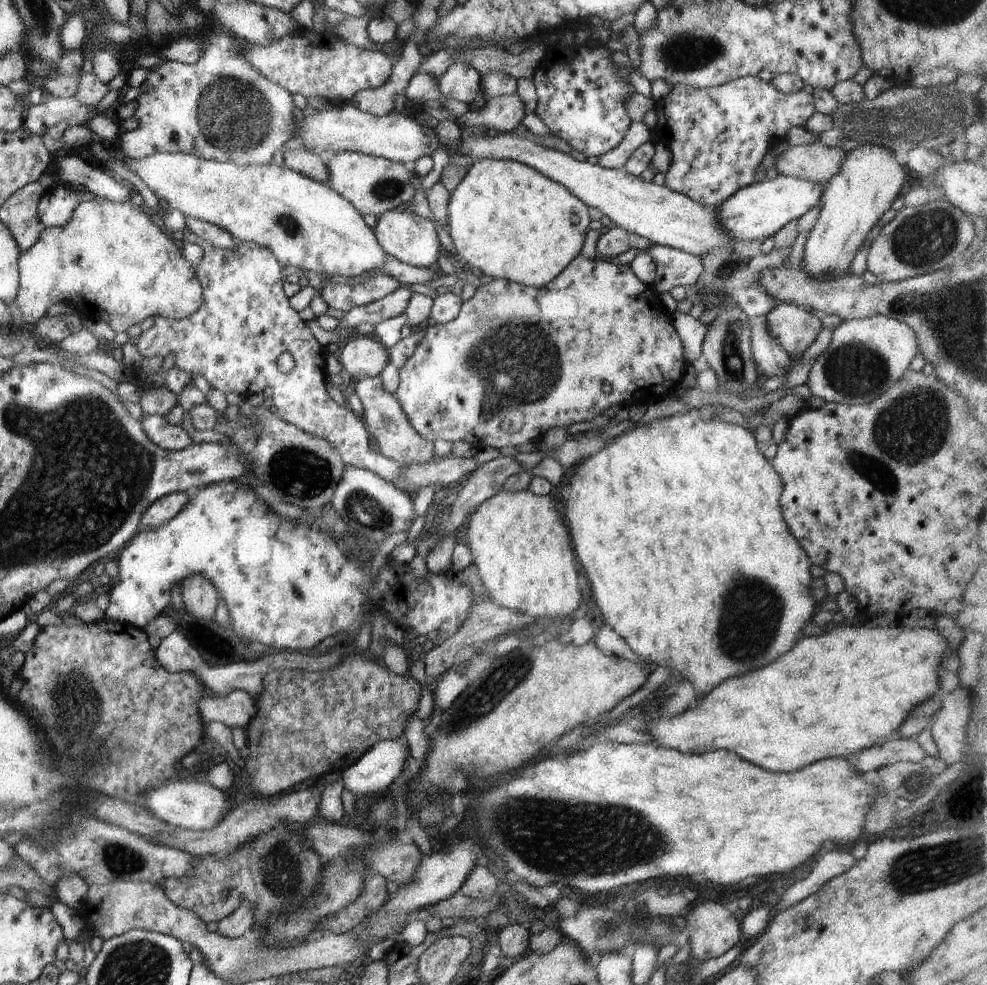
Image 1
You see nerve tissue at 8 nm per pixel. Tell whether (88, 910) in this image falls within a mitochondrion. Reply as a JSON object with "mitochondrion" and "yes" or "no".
{"mitochondrion":"no"}

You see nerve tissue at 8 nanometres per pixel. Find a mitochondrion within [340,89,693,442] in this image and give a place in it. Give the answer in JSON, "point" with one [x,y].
{"point":[521,364]}

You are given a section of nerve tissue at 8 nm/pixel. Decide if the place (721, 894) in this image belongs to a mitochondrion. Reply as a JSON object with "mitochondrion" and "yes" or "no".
{"mitochondrion":"no"}

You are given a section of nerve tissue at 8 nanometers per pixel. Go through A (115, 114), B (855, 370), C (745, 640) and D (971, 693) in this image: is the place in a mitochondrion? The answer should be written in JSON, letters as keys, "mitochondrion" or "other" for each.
{"A":"other","B":"mitochondrion","C":"mitochondrion","D":"other"}

